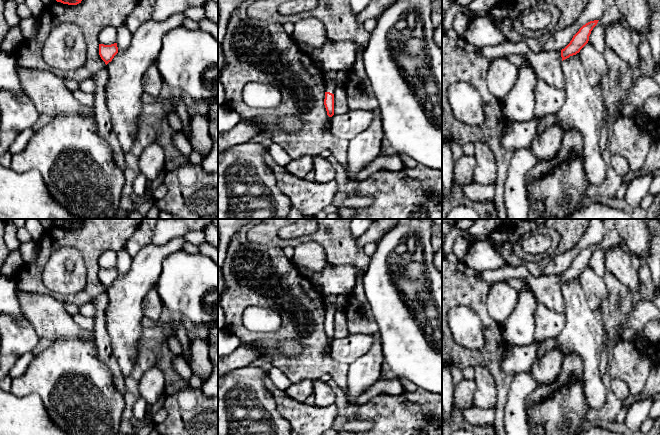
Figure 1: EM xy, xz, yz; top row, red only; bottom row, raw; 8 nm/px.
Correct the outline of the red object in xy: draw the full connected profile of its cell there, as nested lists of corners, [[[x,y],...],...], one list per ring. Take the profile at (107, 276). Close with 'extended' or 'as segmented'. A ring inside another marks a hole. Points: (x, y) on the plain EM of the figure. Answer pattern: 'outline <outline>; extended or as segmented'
outline [[[117,267],[111,269],[99,268],[99,279],[106,289],[112,285],[112,283],[117,277]]]; as segmented

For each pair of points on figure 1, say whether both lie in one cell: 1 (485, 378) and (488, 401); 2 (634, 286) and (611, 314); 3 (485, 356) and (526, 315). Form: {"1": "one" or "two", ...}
{"1": "one", "2": "two", "3": "two"}

